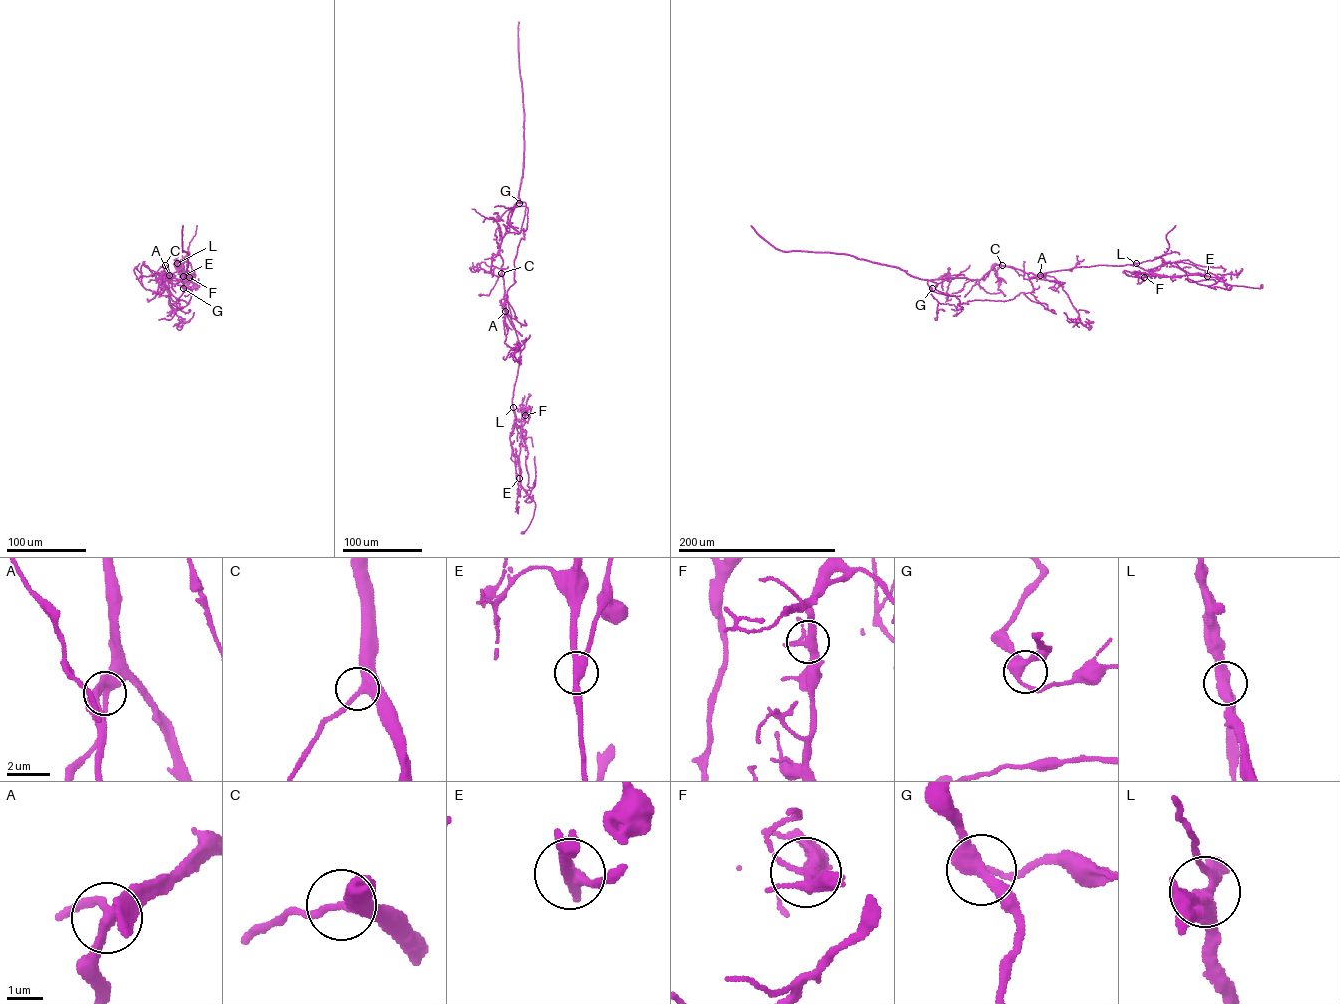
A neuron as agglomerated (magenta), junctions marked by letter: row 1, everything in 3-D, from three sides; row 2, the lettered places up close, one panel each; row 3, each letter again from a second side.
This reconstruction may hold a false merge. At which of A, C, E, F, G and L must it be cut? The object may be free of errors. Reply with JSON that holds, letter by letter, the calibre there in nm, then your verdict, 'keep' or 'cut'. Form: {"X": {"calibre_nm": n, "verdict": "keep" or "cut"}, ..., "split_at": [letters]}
{"A": {"calibre_nm": 320, "verdict": "keep"}, "C": {"calibre_nm": 340, "verdict": "keep"}, "E": {"calibre_nm": 360, "verdict": "cut"}, "F": {"calibre_nm": 280, "verdict": "keep"}, "G": {"calibre_nm": 360, "verdict": "keep"}, "L": {"calibre_nm": 440, "verdict": "keep"}, "split_at": ["E"]}

